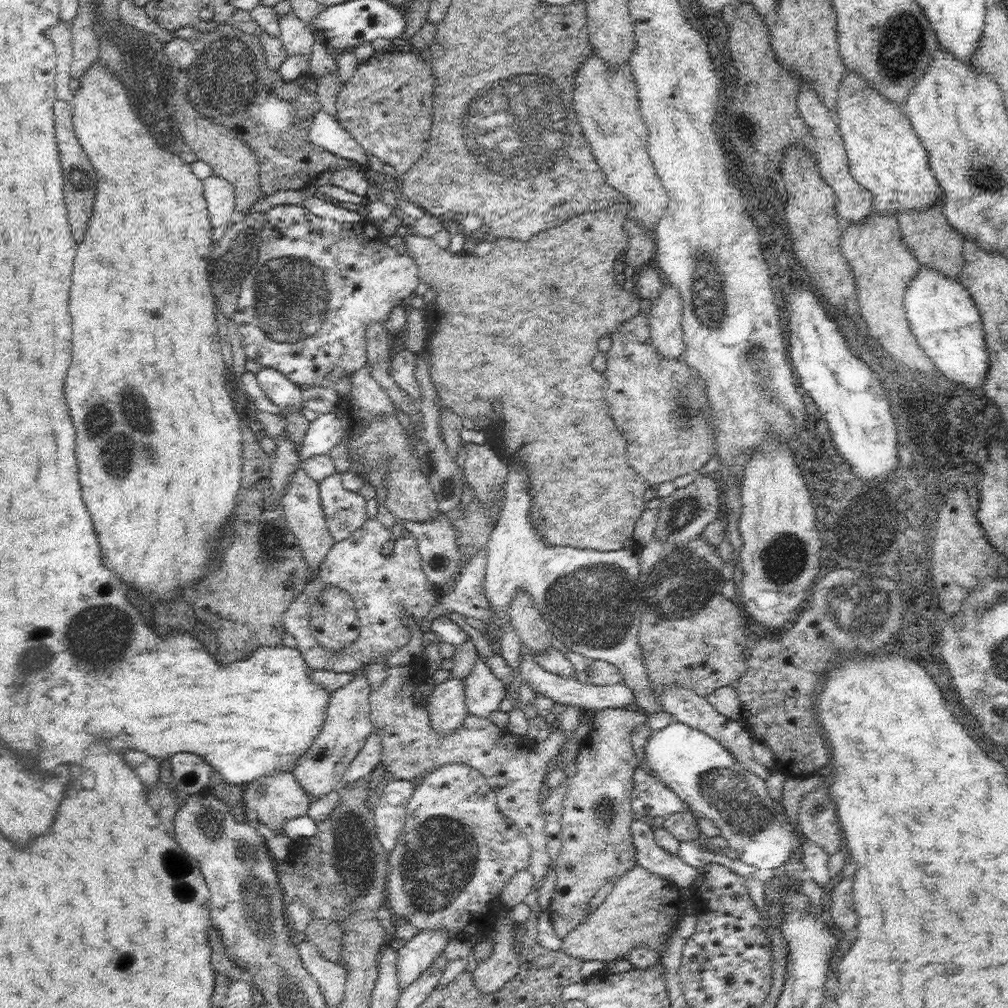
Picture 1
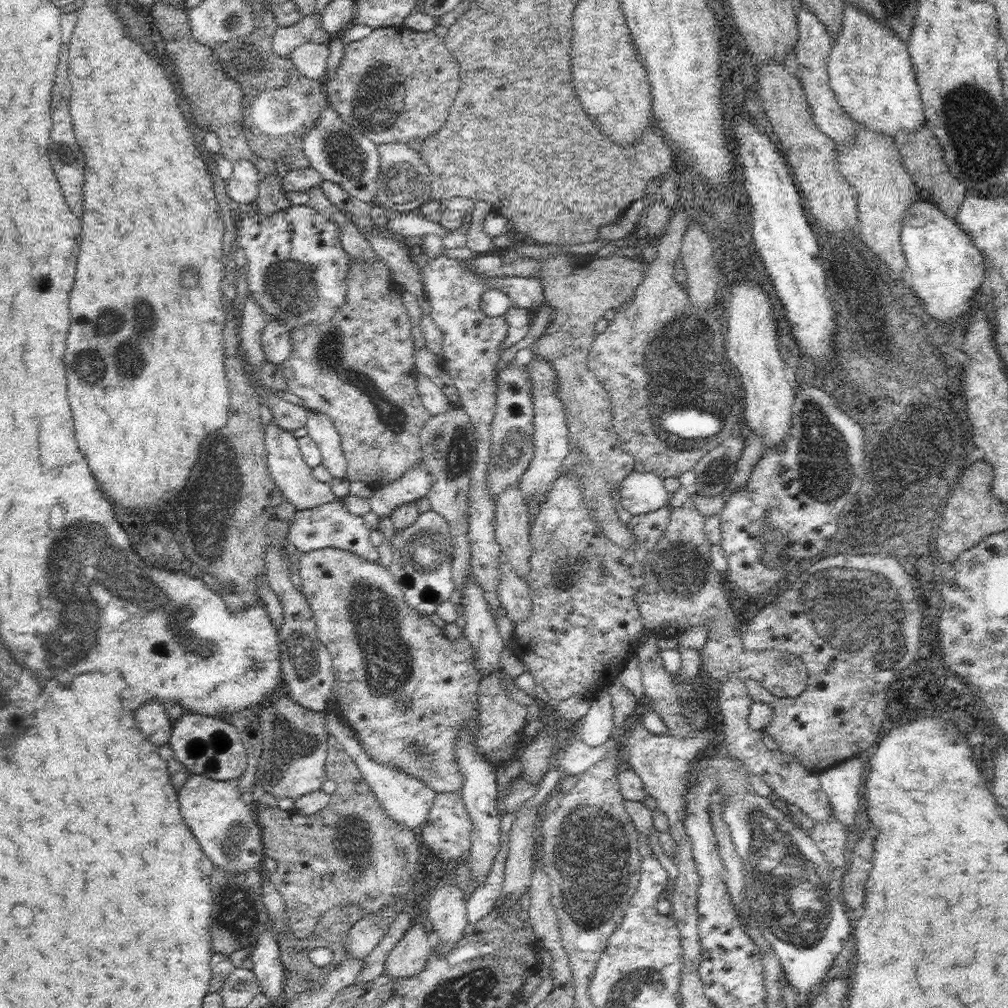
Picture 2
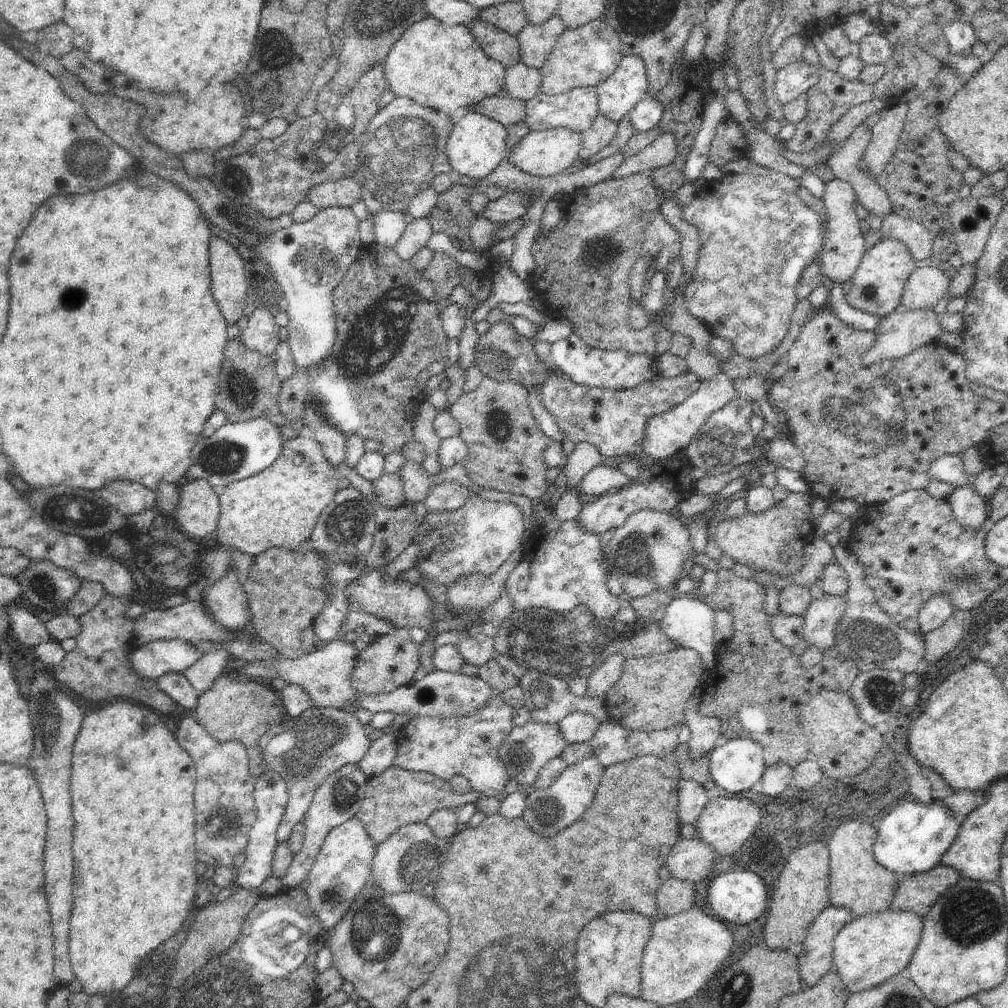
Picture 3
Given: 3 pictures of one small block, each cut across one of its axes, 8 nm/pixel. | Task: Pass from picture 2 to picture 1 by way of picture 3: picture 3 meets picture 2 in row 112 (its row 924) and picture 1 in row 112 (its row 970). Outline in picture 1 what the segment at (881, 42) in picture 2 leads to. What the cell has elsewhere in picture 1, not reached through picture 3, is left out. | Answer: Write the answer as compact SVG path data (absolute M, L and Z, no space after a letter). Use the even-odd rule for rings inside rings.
M848 70L838 89L835 122L843 138L850 174L870 192L873 210L897 217L908 208L923 210L936 204L943 190L930 168L929 151L916 136L902 105L886 100L856 72Z

